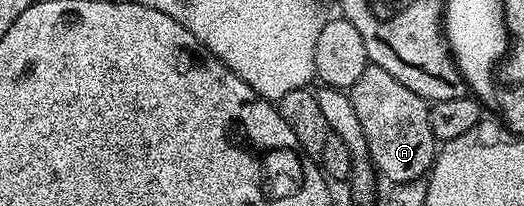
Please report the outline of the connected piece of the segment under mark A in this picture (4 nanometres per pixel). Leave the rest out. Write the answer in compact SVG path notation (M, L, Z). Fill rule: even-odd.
M369 63L356 79L348 95L352 106L356 106L356 115L360 117L360 127L364 129L364 138L368 142L370 151L370 162L374 165L377 175L390 180L391 185L421 180L434 167L436 155L436 141L432 134L432 128L428 126L428 118L421 111L418 113L417 104L420 104L420 97L408 90L399 80L394 80L388 70L380 70L380 66ZM394 116L399 124L394 124Z

